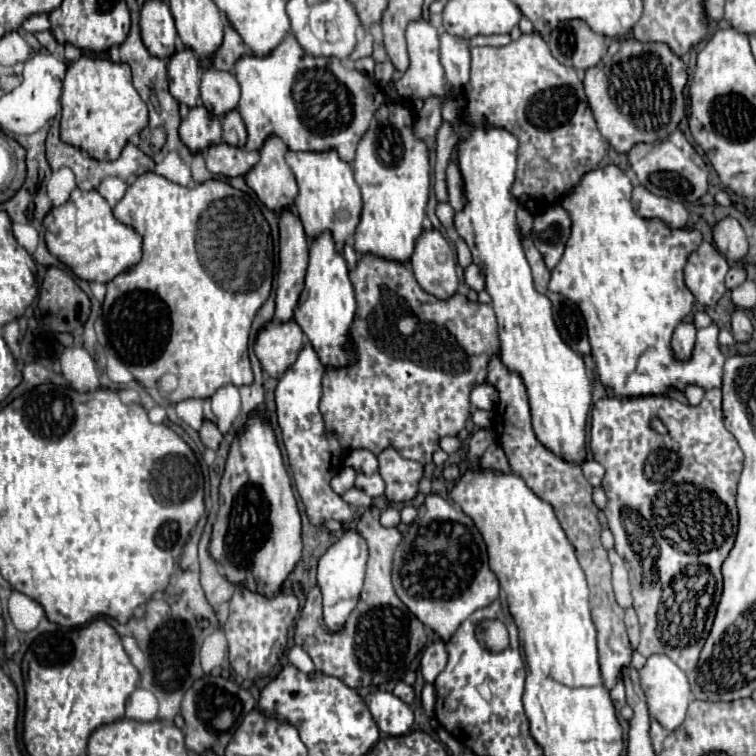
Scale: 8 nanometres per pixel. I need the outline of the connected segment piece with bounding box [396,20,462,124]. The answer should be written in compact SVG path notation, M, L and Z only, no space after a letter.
M426 20L410 22L406 28L406 42L408 42L408 54L410 54L410 66L404 72L404 76L398 80L396 90L400 96L412 96L420 100L428 100L432 96L442 100L442 118L450 124L456 124L460 120L460 106L448 96L448 82L444 78L444 68L438 60L438 34L434 26Z

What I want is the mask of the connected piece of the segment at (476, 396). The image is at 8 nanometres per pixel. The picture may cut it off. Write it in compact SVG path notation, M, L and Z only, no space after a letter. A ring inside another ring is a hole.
M484 382L484 384L478 384L474 390L472 390L472 396L470 396L470 402L474 408L478 410L494 410L496 402L498 402L498 392L492 384Z

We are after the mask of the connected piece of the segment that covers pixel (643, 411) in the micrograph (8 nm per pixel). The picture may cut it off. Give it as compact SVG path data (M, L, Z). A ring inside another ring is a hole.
M720 389L706 391L698 406L682 404L670 396L640 396L640 398L606 396L594 402L590 412L590 452L594 460L598 460L606 470L602 480L604 492L608 496L604 514L608 518L610 532L614 534L614 542L616 542L614 550L624 558L624 564L628 568L634 610L640 620L642 636L640 636L638 652L644 656L652 656L654 650L666 650L666 656L670 656L684 672L692 672L696 668L700 650L710 634L716 616L714 602L720 602L722 596L720 568L734 546L734 538L738 530L736 484L742 472L742 450L736 438L726 430L722 422L721 402ZM652 418L660 418L668 434L658 434L656 430L652 430L650 426ZM690 564L706 566L712 572L714 580L718 582L718 594L714 594L716 582L710 582L710 574L706 574L706 570L692 572L692 584L682 580L680 584L676 582L674 586L670 582L674 574L682 572ZM664 586L666 590L670 590L668 602L662 600Z

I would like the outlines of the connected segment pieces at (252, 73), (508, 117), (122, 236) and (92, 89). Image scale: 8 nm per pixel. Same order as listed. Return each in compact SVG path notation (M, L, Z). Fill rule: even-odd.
M292 34L286 36L280 46L264 58L256 58L250 54L242 56L234 66L234 76L242 90L236 110L240 112L248 130L246 150L260 150L270 136L278 136L292 152L336 150L344 162L352 162L360 138L368 132L370 120L384 104L384 92L374 80L366 78L354 68L346 68L338 58L312 58L304 54Z
M538 32L522 34L516 42L506 46L476 46L472 52L472 70L470 82L464 86L468 106L462 116L470 122L486 122L488 126L502 126L510 130L518 140L518 170L516 182L512 186L514 196L522 196L522 206L532 214L538 214L542 208L556 204L558 198L578 184L582 174L594 170L606 154L606 142L596 128L594 116L588 108L588 100L582 88L578 72L570 66L562 66L550 52L548 44L540 38Z
M76 188L66 204L52 208L44 218L44 238L50 254L88 282L106 284L136 266L142 256L142 240L136 230L120 224L108 202L96 190L84 192Z
M82 56L66 70L62 84L62 142L84 150L94 160L116 160L132 134L148 126L148 108L132 86L130 66Z

